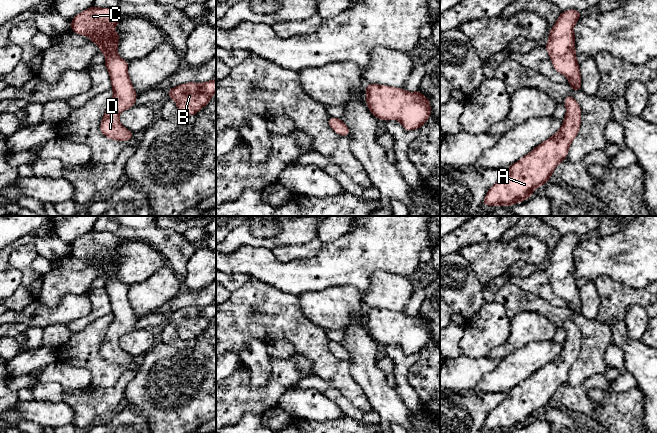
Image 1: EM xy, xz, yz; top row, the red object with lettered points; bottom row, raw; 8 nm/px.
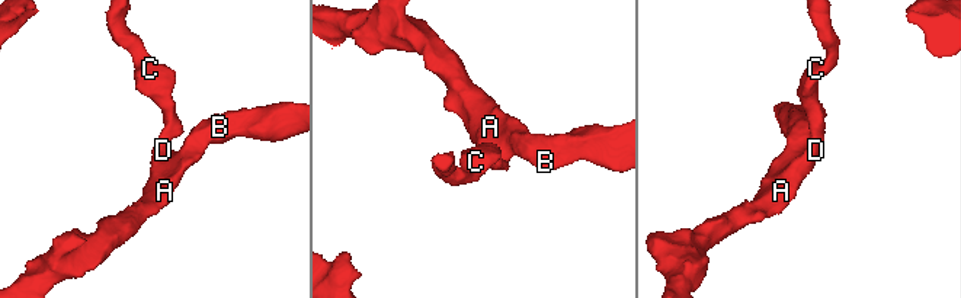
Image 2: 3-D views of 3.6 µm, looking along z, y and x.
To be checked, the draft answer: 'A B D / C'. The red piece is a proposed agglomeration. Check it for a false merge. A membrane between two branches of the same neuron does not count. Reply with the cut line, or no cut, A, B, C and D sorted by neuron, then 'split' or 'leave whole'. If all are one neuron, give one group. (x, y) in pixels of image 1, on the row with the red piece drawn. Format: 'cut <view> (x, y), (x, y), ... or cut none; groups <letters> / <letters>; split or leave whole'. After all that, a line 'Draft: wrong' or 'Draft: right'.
cut none; groups A B C D; leave whole
Draft: wrong

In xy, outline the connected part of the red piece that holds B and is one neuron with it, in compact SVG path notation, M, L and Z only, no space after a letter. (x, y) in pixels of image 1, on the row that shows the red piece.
M216 79L200 84L188 82L171 88L167 92L169 98L176 102L181 115L196 115L216 93Z

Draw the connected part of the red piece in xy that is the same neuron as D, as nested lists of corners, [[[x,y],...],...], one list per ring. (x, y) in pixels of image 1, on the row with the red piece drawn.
[[[91,6],[71,20],[70,29],[78,35],[86,35],[106,57],[104,65],[109,72],[114,95],[106,107],[100,131],[111,140],[125,142],[132,139],[134,133],[126,129],[118,117],[122,111],[135,106],[137,93],[128,76],[129,62],[122,59],[116,51],[119,33],[109,31],[98,34],[102,28],[117,27],[121,18],[113,9]]]

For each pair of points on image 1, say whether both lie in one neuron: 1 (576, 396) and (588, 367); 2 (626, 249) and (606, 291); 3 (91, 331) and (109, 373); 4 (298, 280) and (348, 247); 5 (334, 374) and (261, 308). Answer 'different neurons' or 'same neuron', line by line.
1: different neurons
2: different neurons
3: same neuron
4: same neuron
5: same neuron

